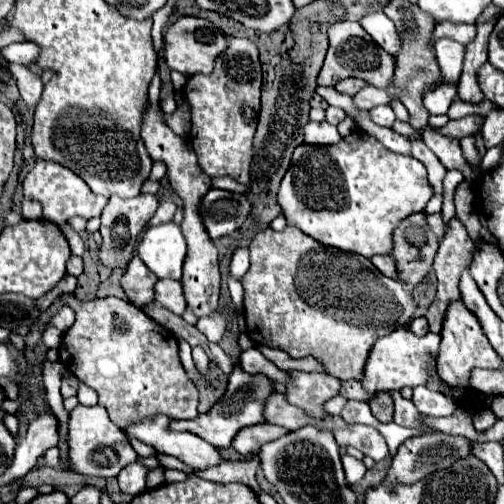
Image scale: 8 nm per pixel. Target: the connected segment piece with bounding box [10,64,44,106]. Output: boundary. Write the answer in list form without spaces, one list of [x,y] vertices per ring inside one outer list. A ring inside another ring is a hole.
[[[10,64],[10,70],[16,78],[16,84],[18,84],[18,92],[22,96],[22,100],[28,104],[28,106],[36,106],[38,100],[40,100],[40,94],[42,94],[42,80],[38,74],[34,74],[30,68],[26,66],[16,66],[16,64]]]

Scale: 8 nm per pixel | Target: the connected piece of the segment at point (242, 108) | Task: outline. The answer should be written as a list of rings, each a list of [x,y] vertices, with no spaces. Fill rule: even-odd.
[[[234,38],[230,48],[216,60],[214,72],[188,78],[184,96],[192,110],[190,142],[198,154],[202,170],[212,176],[232,176],[238,182],[250,182],[250,164],[254,156],[254,132],[260,112],[260,86],[262,70],[258,48],[254,42]]]

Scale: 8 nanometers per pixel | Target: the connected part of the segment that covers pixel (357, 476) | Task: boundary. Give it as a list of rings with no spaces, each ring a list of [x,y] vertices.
[[[342,456],[342,465],[344,474],[346,474],[346,482],[348,484],[356,484],[362,480],[362,476],[366,474],[366,466],[362,460],[356,460],[354,456]]]

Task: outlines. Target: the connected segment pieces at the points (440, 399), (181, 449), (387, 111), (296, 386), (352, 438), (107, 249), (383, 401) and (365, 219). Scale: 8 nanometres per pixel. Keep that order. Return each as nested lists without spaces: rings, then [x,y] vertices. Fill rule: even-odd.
[[[426,386],[414,388],[412,402],[422,414],[428,414],[428,416],[450,416],[456,410],[454,400],[448,400],[444,394],[432,392]]]
[[[168,416],[148,418],[136,426],[130,426],[126,432],[142,440],[144,444],[156,448],[162,454],[170,454],[180,458],[184,464],[192,466],[194,470],[206,470],[210,466],[218,466],[224,462],[218,448],[210,446],[206,440],[198,438],[190,432],[172,432],[168,428]]]
[[[376,106],[374,110],[370,110],[370,120],[376,122],[378,126],[392,126],[396,116],[390,106]]]
[[[294,372],[286,382],[286,400],[302,410],[306,410],[312,418],[326,418],[324,402],[334,398],[340,392],[340,380],[328,374],[306,374]]]
[[[328,416],[326,420],[314,422],[320,428],[330,428],[336,436],[338,446],[352,446],[364,452],[364,456],[378,460],[384,460],[388,456],[388,446],[384,436],[374,426],[364,424],[346,424],[342,418]]]
[[[140,194],[136,198],[124,200],[118,196],[110,196],[108,204],[102,210],[102,224],[100,224],[100,234],[102,234],[102,246],[98,252],[100,264],[108,270],[124,270],[134,256],[134,246],[138,242],[140,232],[148,226],[150,218],[154,216],[158,208],[158,200],[152,194]]]
[[[378,392],[372,400],[370,400],[370,410],[374,414],[376,420],[380,422],[392,422],[392,398],[388,392]]]
[[[352,132],[334,146],[298,146],[294,150],[292,164],[282,178],[278,202],[288,224],[300,228],[320,244],[372,258],[376,254],[392,252],[392,232],[396,226],[406,216],[422,212],[432,194],[434,192],[430,190],[430,182],[426,182],[426,168],[422,162],[388,150],[384,144],[364,132]]]

